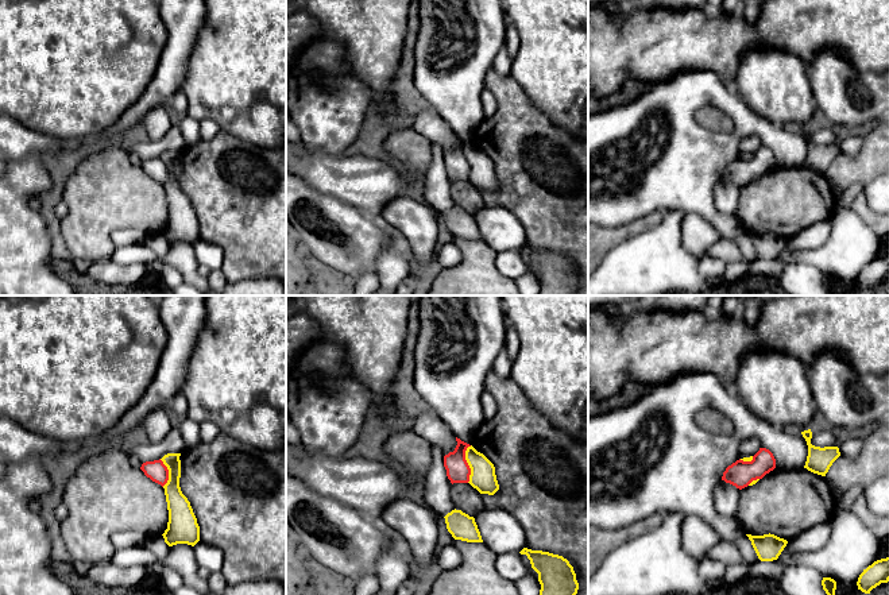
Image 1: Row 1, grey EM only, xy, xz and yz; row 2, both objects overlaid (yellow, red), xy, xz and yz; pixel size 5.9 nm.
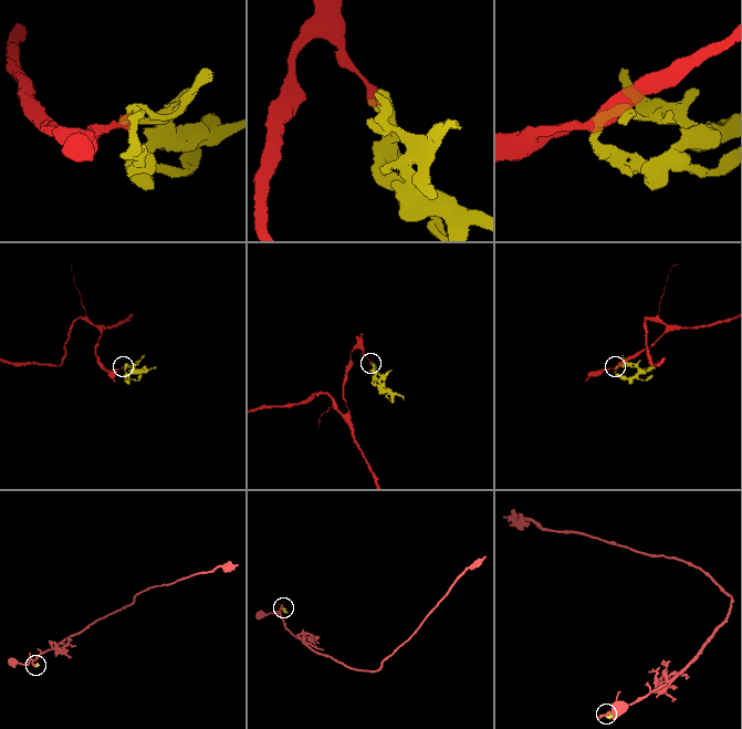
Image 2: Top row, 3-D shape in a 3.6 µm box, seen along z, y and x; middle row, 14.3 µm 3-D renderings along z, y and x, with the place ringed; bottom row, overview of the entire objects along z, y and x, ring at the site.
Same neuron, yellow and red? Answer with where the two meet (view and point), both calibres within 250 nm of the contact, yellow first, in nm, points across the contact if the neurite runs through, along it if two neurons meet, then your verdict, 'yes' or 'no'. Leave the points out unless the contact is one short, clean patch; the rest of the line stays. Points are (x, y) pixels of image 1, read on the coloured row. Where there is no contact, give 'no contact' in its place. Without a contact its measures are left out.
meets yellow in xz at (467, 462); 150 nm thick on the yellow side, 140 nm on the other; border along xz (471, 445), (466, 451), (470, 468), (467, 482); no

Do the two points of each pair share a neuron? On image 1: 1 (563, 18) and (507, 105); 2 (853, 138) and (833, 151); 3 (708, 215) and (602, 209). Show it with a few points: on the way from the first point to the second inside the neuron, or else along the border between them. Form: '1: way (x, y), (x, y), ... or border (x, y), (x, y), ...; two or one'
1: border (510, 74), (540, 109); two
2: border (864, 138), (861, 150), (854, 157), (839, 153); two
3: way (681, 197), (629, 197); one

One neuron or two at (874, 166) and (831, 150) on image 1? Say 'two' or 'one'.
one

